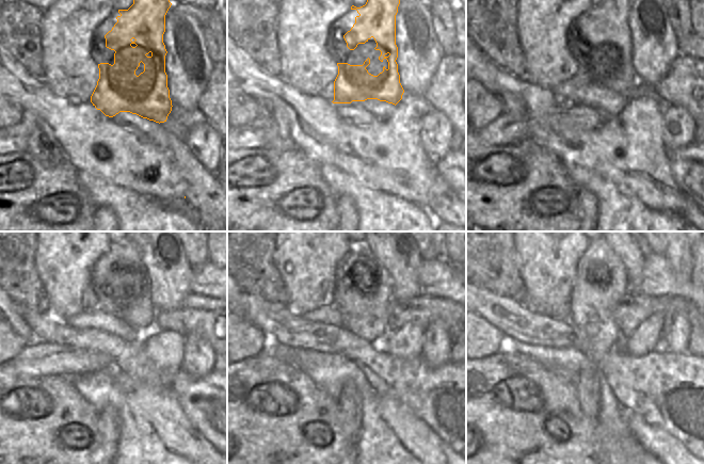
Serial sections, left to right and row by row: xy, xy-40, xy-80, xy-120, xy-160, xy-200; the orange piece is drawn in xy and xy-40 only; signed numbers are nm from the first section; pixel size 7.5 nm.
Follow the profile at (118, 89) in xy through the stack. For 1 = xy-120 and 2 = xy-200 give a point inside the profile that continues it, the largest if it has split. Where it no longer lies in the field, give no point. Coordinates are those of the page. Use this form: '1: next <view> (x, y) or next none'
1: next xy-120 (131, 265)
2: next xy-200 (606, 273)

